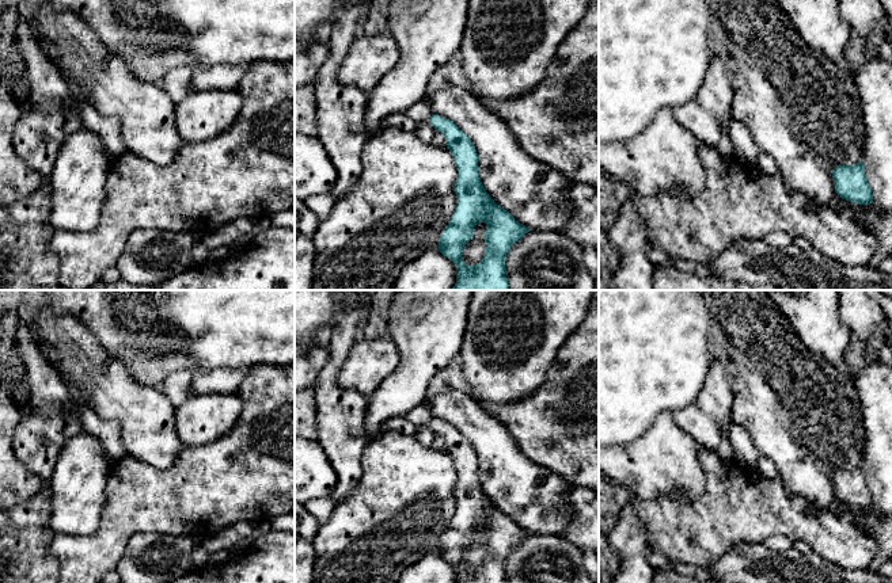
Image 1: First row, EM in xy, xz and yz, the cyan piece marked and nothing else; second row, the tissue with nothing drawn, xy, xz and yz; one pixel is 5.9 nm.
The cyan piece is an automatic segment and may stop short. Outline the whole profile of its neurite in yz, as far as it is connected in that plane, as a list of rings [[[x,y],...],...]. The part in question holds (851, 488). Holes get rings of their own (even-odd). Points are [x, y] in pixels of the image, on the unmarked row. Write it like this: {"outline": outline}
{"outline": [[[863,466],[853,469],[836,469],[832,473],[836,498],[846,504],[866,508],[873,506],[873,498],[868,487]]]}

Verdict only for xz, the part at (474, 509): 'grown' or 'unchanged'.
unchanged

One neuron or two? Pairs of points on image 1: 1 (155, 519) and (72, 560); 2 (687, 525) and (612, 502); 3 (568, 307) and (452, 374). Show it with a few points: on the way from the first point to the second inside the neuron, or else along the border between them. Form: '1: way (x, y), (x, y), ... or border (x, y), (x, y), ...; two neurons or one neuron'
1: way (135, 519), (129, 519), (93, 556); one neuron
2: border (633, 495), (629, 500); two neurons
3: border (458, 355), (463, 377), (473, 395); two neurons

